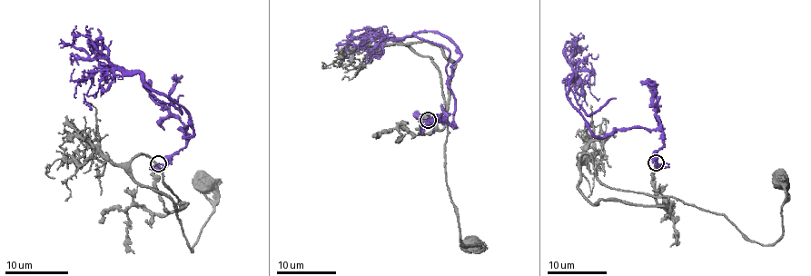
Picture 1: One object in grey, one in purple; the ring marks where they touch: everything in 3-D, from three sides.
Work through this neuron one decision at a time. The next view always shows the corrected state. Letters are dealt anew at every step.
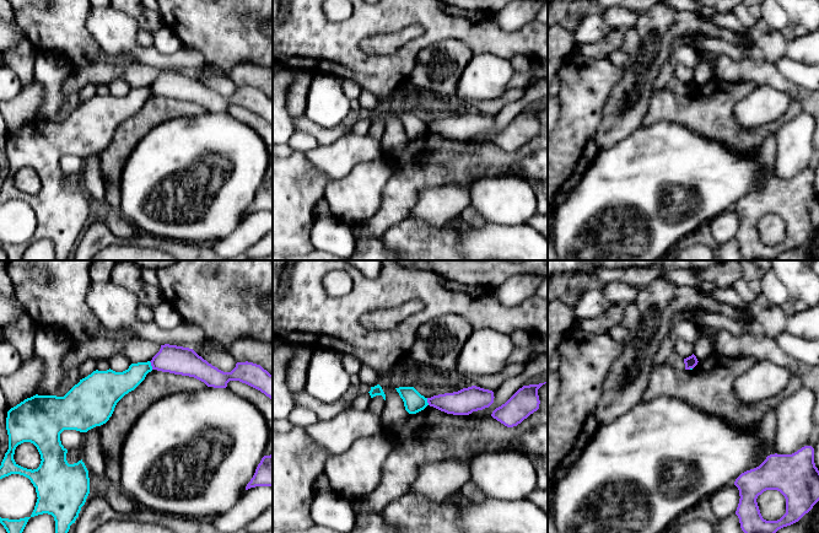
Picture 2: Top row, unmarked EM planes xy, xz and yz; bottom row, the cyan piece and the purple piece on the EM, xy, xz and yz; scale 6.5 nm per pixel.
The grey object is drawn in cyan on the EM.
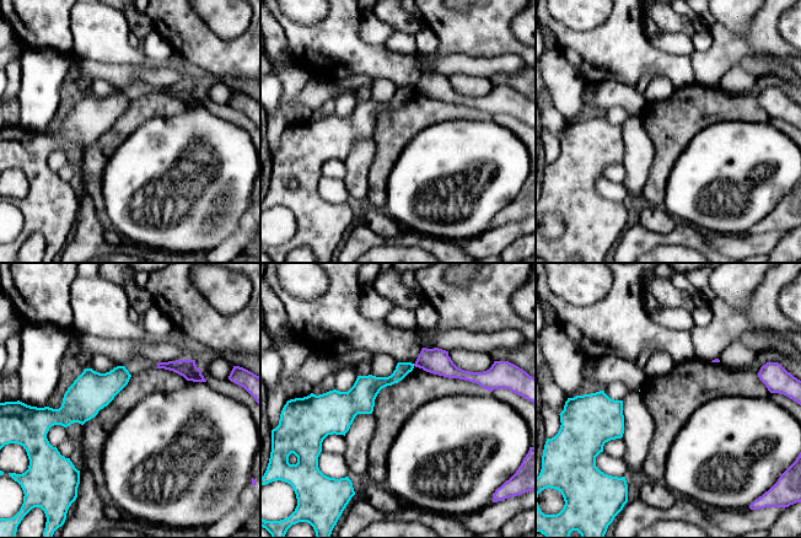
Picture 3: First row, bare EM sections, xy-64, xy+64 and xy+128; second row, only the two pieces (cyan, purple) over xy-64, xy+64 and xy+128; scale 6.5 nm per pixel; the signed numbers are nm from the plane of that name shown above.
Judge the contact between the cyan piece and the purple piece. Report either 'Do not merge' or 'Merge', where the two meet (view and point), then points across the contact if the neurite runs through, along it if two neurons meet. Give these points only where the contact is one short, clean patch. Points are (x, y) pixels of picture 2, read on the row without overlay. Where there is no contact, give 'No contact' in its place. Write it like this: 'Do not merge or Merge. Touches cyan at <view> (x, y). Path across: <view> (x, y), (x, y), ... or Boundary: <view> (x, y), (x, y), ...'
Do not merge. Touches cyan at xy (150, 90). Boundary: xy (149, 86), (152, 93)

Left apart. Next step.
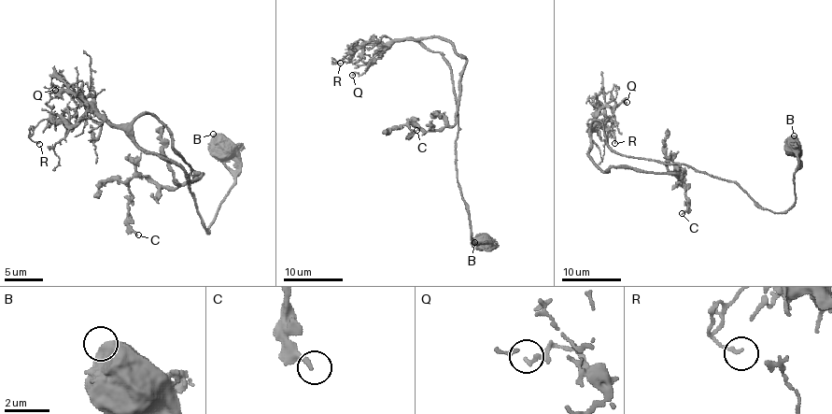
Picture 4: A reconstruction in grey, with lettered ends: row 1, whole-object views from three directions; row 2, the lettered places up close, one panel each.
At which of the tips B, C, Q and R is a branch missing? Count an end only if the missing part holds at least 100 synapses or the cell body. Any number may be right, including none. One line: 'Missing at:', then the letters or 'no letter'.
Missing at: no letter

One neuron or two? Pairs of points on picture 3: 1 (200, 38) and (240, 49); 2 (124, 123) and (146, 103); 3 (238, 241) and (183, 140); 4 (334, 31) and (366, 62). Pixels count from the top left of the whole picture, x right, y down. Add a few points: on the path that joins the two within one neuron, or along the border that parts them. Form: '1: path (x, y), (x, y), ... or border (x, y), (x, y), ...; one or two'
1: path (210, 48), (230, 49); one
2: path (129, 120), (141, 108); one
3: border (247, 213), (241, 219), (240, 227), (210, 249); two
4: path (342, 38), (359, 54); one

